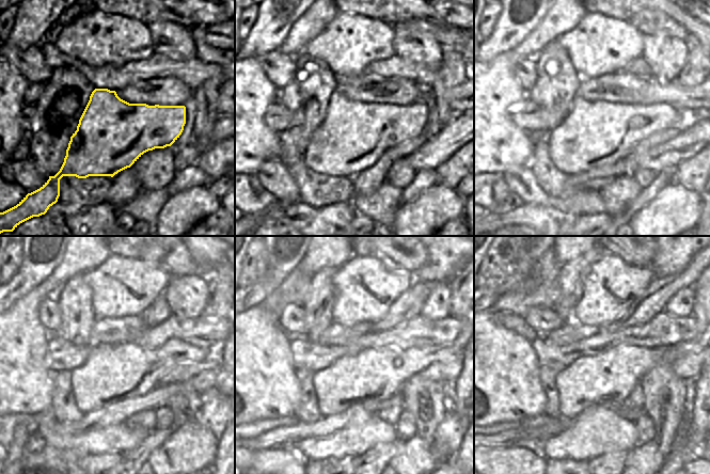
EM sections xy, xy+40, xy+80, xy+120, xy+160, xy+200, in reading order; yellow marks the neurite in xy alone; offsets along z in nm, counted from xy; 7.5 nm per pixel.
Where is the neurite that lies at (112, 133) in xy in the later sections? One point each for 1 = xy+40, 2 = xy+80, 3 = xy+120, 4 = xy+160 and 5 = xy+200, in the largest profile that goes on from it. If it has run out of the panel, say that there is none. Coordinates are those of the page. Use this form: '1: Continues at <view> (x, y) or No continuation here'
1: Continues at xy+40 (353, 136)
2: Continues at xy+80 (594, 133)
3: Continues at xy+120 (113, 373)
4: Continues at xy+160 (378, 374)
5: Continues at xy+200 (609, 378).

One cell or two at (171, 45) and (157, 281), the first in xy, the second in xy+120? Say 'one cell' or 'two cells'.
two cells

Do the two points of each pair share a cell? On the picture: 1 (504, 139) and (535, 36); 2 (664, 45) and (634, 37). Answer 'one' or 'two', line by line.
1: one
2: two

